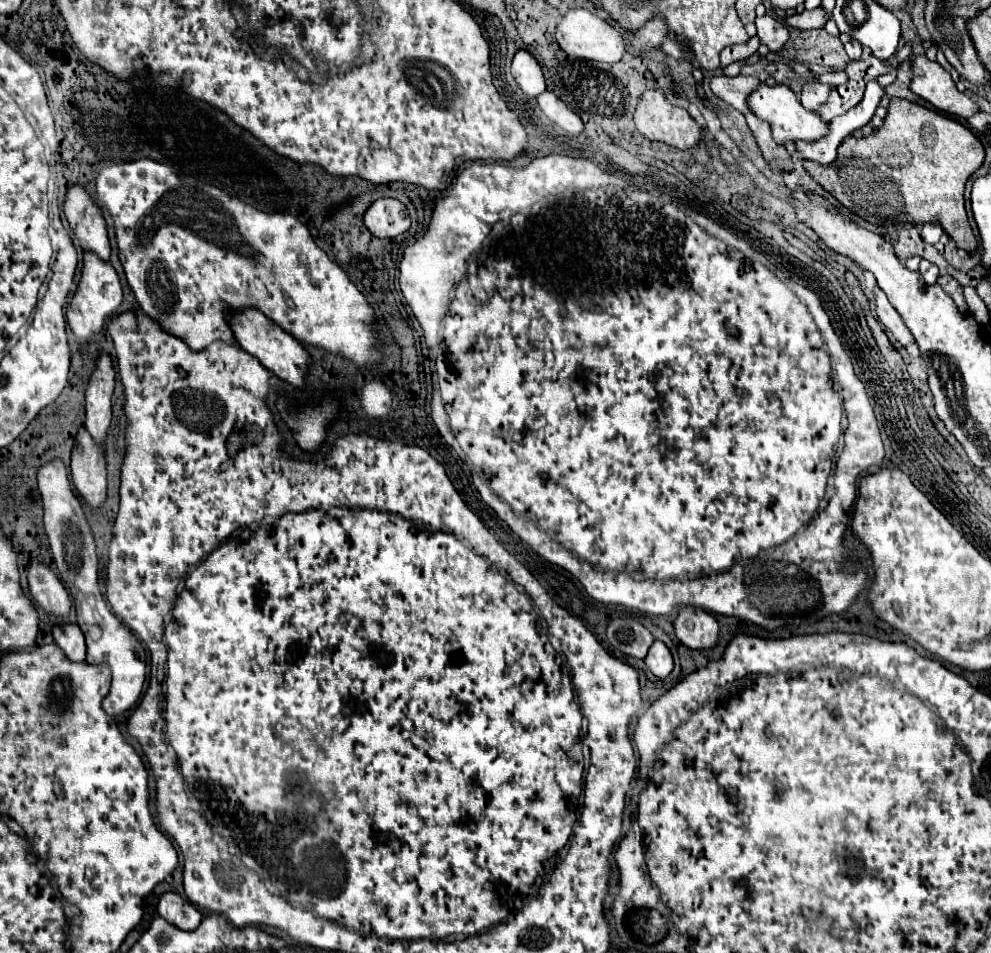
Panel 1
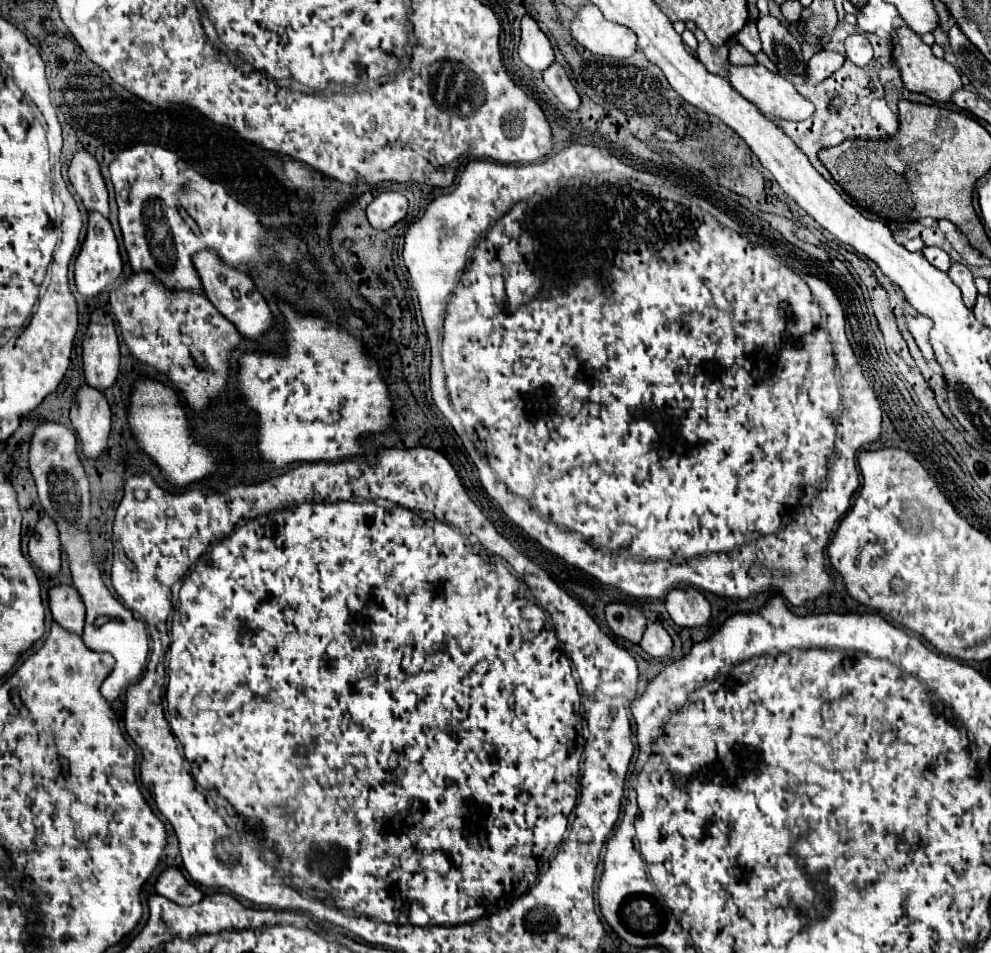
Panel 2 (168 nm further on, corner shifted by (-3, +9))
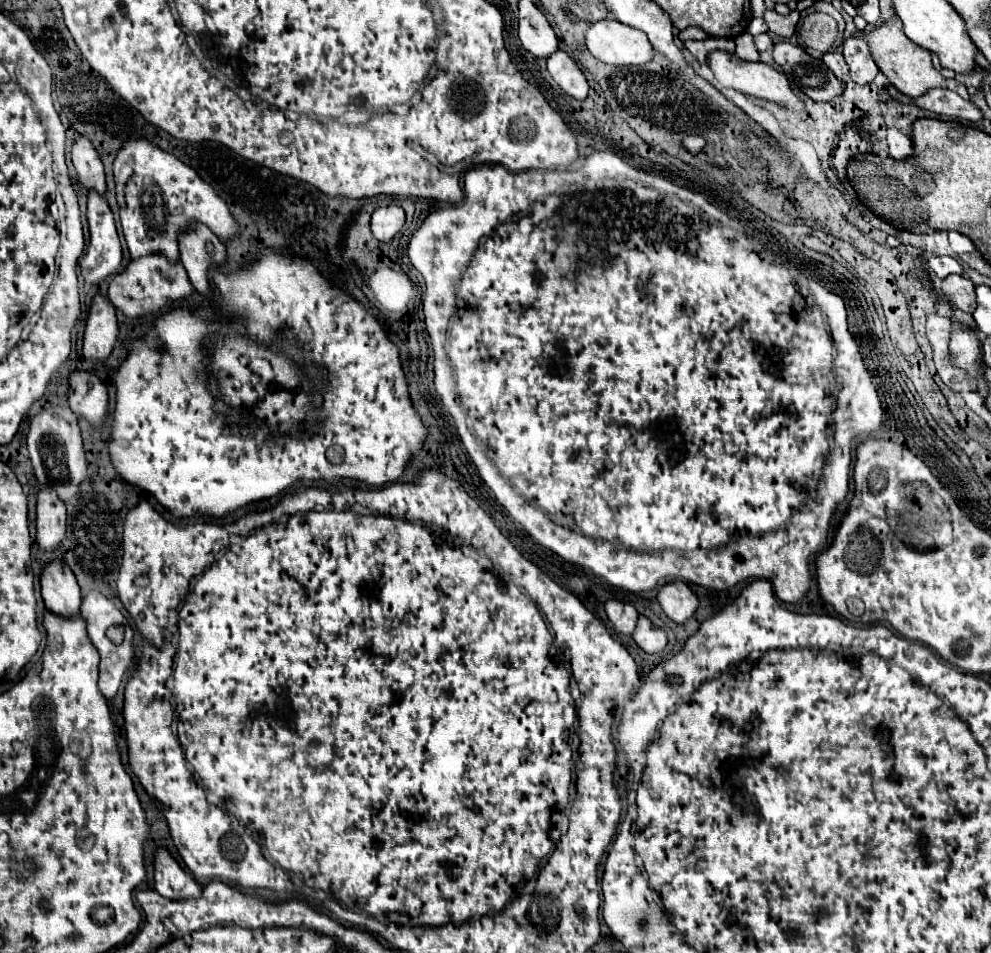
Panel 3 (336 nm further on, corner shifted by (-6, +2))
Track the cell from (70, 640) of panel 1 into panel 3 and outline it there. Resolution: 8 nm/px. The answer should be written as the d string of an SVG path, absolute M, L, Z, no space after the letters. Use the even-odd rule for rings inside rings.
M52 561L42 571L40 585L42 585L42 599L48 611L68 619L80 615L80 603L82 603L80 587L66 563Z

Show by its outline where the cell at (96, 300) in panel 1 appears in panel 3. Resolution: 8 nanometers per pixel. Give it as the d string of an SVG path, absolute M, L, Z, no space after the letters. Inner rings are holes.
M88 193L88 227L90 227L90 243L80 259L80 271L86 283L100 285L106 277L116 275L122 263L120 239L114 227L112 211L104 197L98 193Z

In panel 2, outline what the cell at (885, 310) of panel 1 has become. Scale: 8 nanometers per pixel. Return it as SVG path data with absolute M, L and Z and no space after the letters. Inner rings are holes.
M907 304L905 306L905 316L907 316L907 326L917 342L917 346L921 348L925 360L935 360L935 354L931 350L931 344L929 344L929 330L931 330L931 318L919 314L917 310L911 310L911 306Z

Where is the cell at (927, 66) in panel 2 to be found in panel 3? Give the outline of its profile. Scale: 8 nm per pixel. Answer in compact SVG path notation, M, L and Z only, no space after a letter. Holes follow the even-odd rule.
M894 15L890 21L882 23L878 29L874 29L872 33L858 33L858 37L866 39L870 49L872 49L872 55L874 55L874 61L876 65L880 67L880 71L890 79L890 83L906 97L910 99L918 99L922 97L928 89L934 89L934 87L942 87L942 89L950 89L954 93L958 93L960 97L968 99L968 91L962 83L958 83L956 79L946 79L942 77L942 73L938 69L934 69L932 65L932 59L930 59L930 51L926 51L924 47L912 43L904 31L902 31L902 23L898 21L898 17Z

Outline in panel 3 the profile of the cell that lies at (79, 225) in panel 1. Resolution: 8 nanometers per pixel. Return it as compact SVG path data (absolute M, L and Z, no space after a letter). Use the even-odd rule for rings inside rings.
M80 137L72 147L72 163L78 173L78 183L86 191L96 191L98 195L106 195L106 181L104 181L104 165L92 147L92 143Z

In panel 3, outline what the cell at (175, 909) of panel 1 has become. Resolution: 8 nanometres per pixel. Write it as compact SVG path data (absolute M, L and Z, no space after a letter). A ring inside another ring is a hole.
M166 849L156 851L154 881L156 881L154 889L166 899L180 901L202 895L200 883L194 881L194 877L190 877Z

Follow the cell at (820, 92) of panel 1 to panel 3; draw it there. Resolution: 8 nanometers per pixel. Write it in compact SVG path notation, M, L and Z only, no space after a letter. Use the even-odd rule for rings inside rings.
M832 51L832 53L824 53L822 55L822 63L834 73L834 77L838 79L848 79L848 65L842 57L840 51Z

